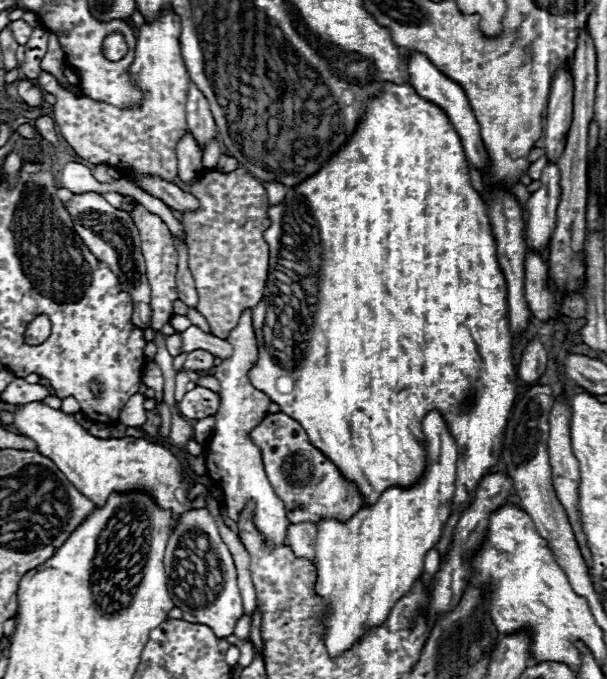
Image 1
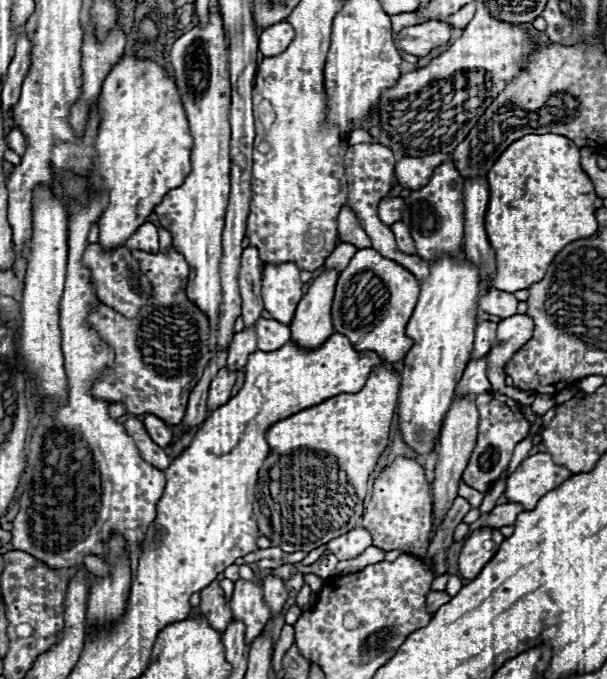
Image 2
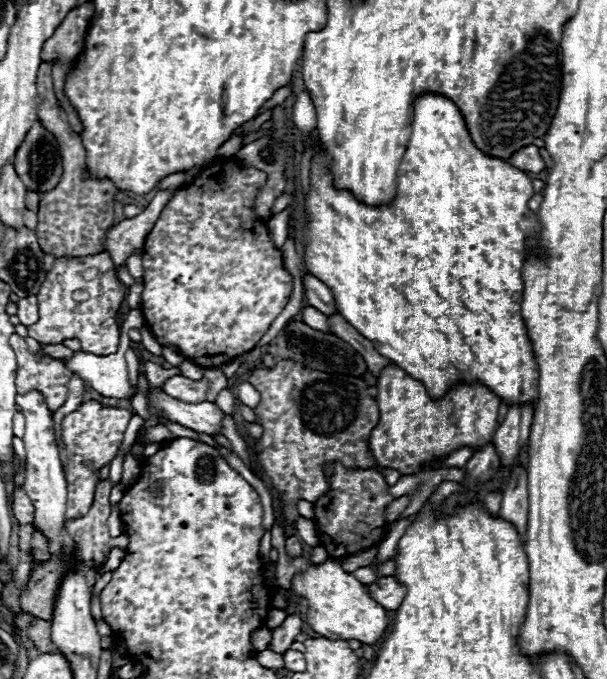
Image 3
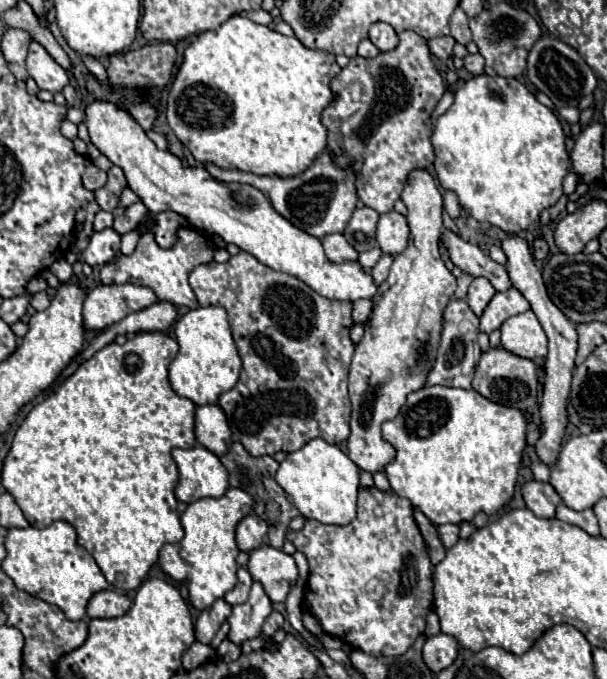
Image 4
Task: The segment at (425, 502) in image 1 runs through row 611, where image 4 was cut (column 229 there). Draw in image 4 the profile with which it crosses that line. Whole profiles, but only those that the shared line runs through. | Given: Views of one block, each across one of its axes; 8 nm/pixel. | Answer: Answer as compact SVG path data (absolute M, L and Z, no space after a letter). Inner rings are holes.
M220 306L190 310L188 314L176 320L174 334L180 344L180 352L170 364L172 390L182 398L192 400L196 406L216 404L220 394L236 386L242 370L242 362L232 340L230 324L226 320L226 310Z

